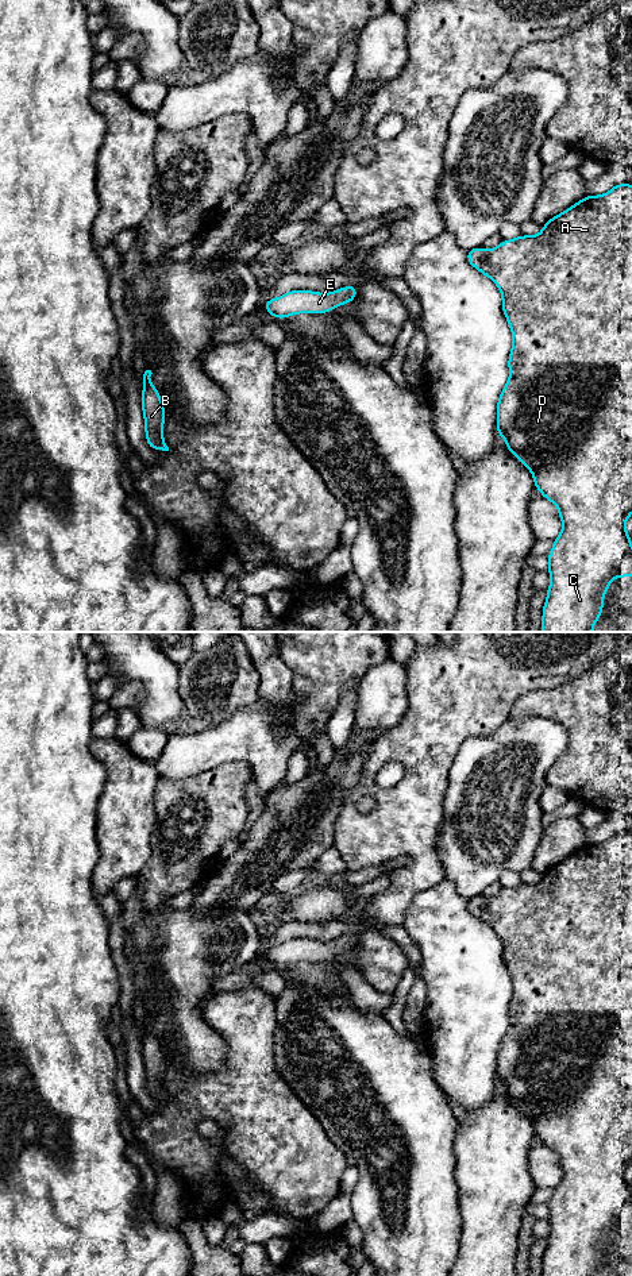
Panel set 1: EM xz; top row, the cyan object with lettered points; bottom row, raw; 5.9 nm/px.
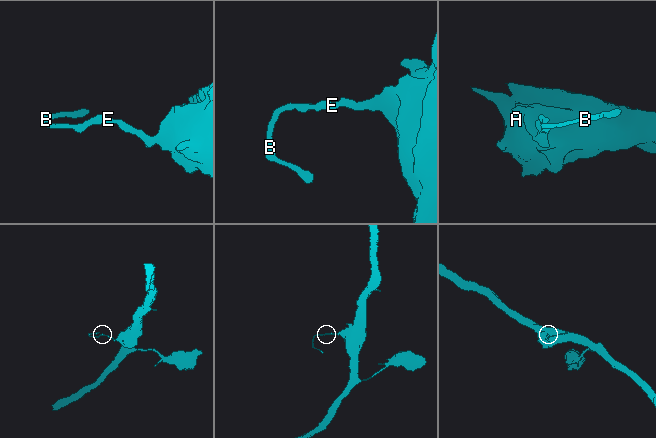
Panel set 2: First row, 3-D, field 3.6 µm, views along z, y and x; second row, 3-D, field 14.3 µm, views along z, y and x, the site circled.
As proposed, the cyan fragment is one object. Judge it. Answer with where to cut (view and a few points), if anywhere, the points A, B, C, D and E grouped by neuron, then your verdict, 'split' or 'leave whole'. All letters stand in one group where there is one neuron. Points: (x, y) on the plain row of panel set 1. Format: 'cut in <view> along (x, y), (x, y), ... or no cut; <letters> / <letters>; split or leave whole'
no cut; A B C D E; leave whole

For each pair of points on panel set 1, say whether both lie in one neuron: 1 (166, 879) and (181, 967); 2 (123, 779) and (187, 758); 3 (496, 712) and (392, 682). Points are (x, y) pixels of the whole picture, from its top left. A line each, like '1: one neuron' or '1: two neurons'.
1: two neurons
2: two neurons
3: two neurons

